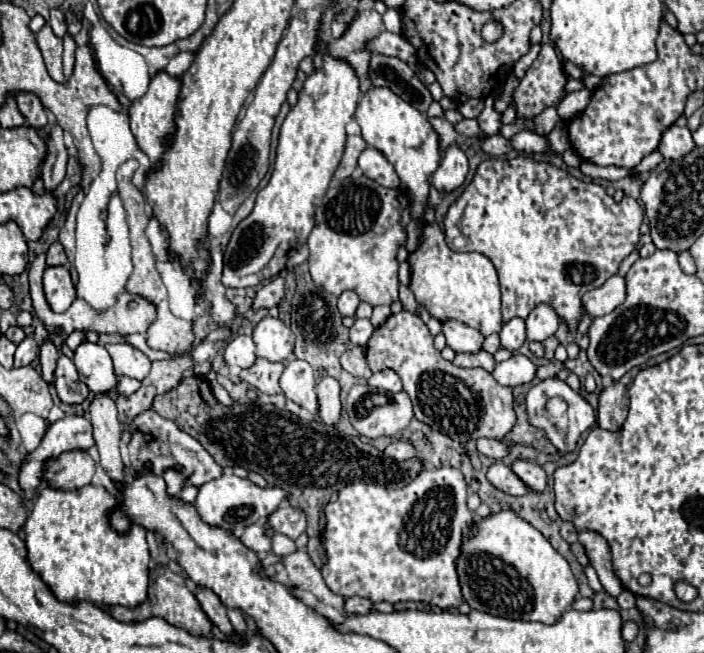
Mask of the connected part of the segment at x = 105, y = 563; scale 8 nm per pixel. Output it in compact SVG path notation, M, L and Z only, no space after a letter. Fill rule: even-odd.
M83 486L75 492L63 492L45 488L41 496L33 502L31 514L25 522L25 544L27 544L27 562L41 576L41 580L49 586L57 600L67 604L91 602L97 606L125 606L135 608L147 600L147 584L149 584L149 548L145 540L145 530L139 526L131 526L127 536L117 534L109 526L109 510L115 508L119 500L109 494L101 486Z

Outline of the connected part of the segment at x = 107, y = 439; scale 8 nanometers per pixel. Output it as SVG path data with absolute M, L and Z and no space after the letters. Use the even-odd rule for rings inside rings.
M95 394L89 406L89 418L95 428L93 436L99 448L101 466L115 482L125 482L125 466L119 452L121 442L121 424L117 420L117 408L115 400L107 394Z

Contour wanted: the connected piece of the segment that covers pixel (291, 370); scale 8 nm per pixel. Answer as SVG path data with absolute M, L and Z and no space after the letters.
M291 358L285 362L285 370L279 378L283 394L307 408L309 412L317 412L317 394L315 394L315 374L313 368L299 358Z

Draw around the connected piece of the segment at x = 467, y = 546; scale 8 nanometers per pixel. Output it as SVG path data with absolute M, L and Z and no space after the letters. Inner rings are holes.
M503 510L499 514L491 514L489 518L481 518L475 526L477 526L477 534L473 534L463 542L461 556L457 560L457 572L465 602L473 610L487 612L493 616L555 624L563 616L563 612L571 608L575 596L579 594L577 580L567 560L559 552L555 552L555 548L537 528L527 524L523 518L515 516L515 512L511 510Z

